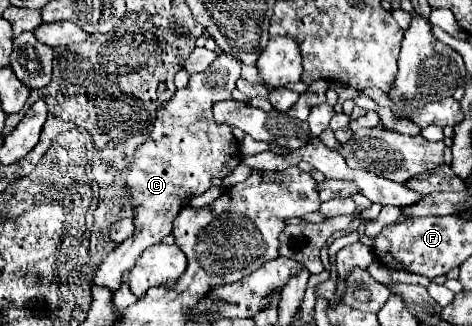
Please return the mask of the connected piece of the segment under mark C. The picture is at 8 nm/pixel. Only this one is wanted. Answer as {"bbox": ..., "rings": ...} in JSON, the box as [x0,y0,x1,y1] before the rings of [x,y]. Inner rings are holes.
{"bbox":[93,54,241,290],"rings":[[[219,54],[217,60],[201,74],[189,78],[187,88],[175,90],[173,98],[157,110],[155,126],[145,144],[141,144],[127,168],[127,196],[135,212],[135,234],[119,244],[101,264],[93,278],[95,284],[117,290],[125,270],[133,268],[139,254],[171,232],[175,214],[195,196],[207,192],[215,178],[229,176],[241,162],[241,152],[229,124],[217,124],[213,104],[231,100],[235,82],[241,76],[241,62],[229,54]]]}

